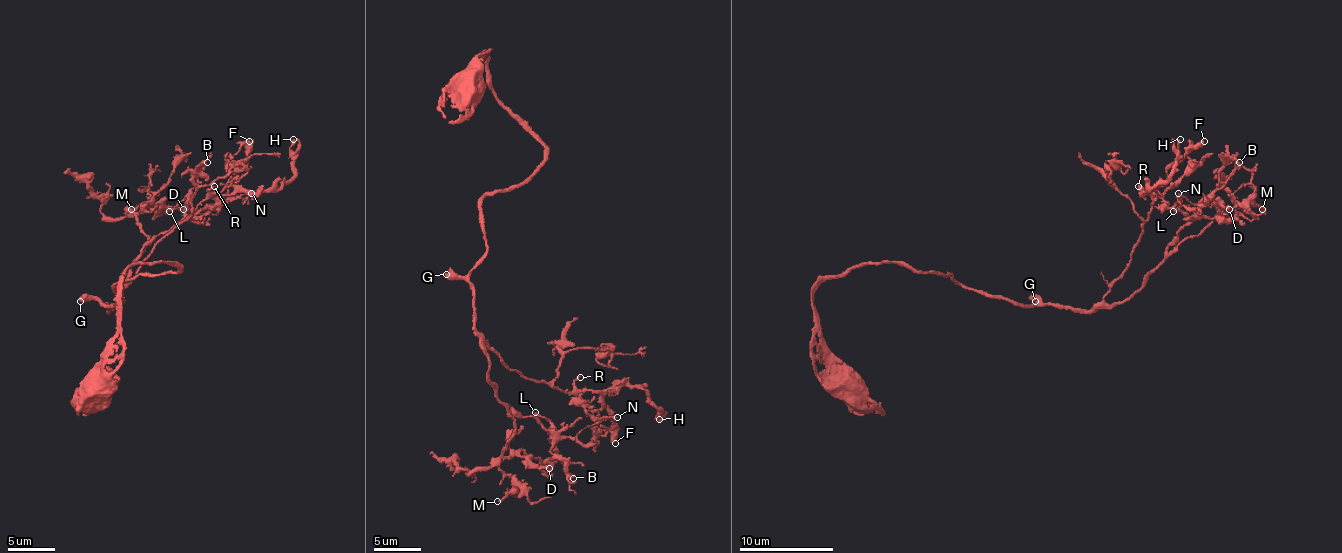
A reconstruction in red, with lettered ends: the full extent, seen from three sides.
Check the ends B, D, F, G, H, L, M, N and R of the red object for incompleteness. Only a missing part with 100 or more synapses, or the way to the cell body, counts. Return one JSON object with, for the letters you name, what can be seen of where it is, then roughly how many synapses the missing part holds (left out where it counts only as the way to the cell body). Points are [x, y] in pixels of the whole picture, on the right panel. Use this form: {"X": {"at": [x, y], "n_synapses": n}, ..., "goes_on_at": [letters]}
{"G": {"at": [1035, 301], "n_synapses": 250}, "goes_on_at": ["G"]}

